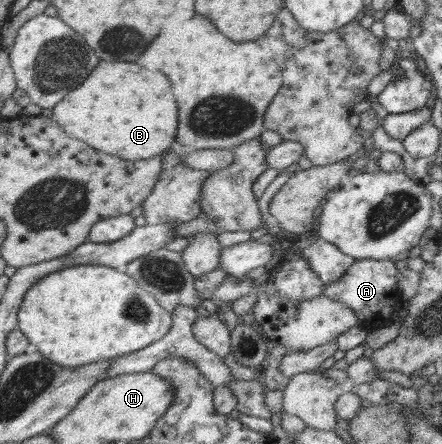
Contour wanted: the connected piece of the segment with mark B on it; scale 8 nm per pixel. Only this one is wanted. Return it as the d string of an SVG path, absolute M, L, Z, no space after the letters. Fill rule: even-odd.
M98 62L84 84L52 110L52 117L68 136L123 159L154 158L176 140L178 106L168 76L158 70L150 72L136 62Z

